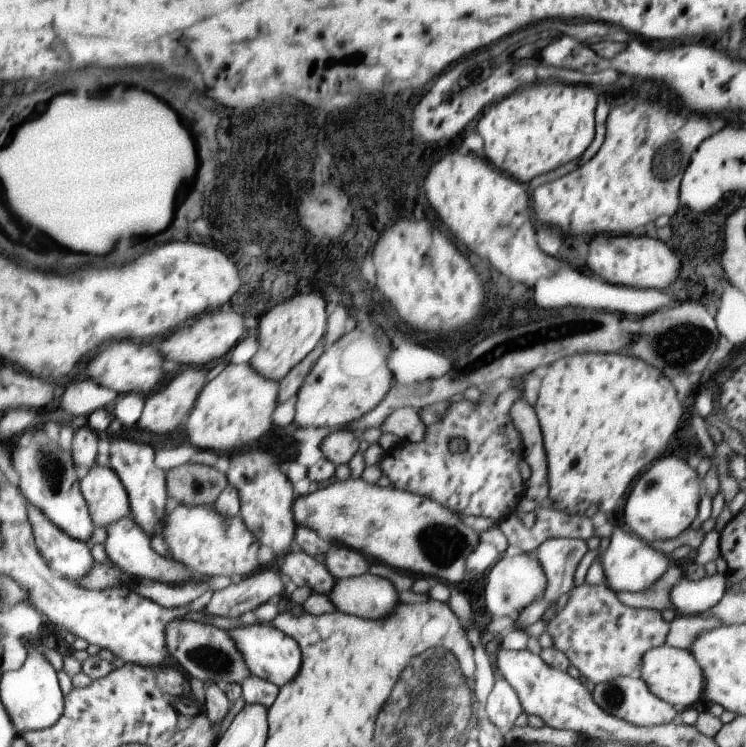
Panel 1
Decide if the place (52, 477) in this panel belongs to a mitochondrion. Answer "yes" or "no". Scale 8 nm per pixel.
yes

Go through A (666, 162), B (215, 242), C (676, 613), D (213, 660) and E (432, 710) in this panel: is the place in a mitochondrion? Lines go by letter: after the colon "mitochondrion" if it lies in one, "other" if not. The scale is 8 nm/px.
A: mitochondrion
B: other
C: other
D: mitochondrion
E: mitochondrion

